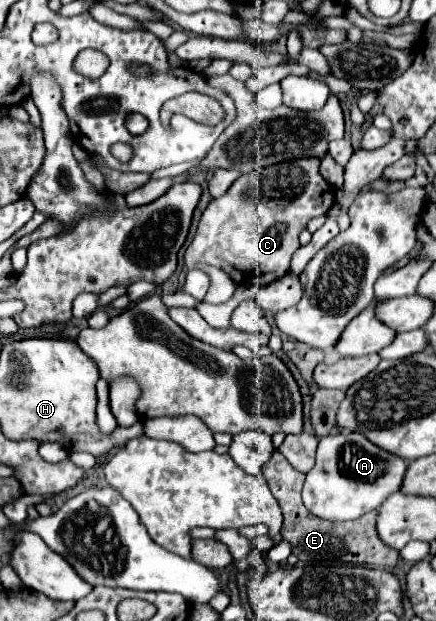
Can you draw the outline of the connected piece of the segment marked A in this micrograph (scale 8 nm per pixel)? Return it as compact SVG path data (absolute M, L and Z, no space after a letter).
M342 430L338 434L324 436L318 444L316 464L306 474L302 488L304 506L314 516L330 522L356 520L366 512L378 510L390 494L400 490L408 464L408 460L400 460L400 456L392 456L390 452L376 448L376 444L358 432Z

